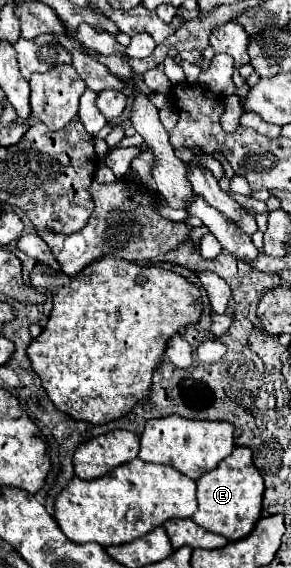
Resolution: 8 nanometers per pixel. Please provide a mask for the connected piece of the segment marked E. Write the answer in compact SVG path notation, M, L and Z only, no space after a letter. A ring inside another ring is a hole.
M235 447L233 453L219 463L217 469L197 479L197 501L199 511L191 517L203 529L223 535L229 541L239 541L251 533L257 519L261 517L263 499L263 477L253 465L253 453L249 447Z

